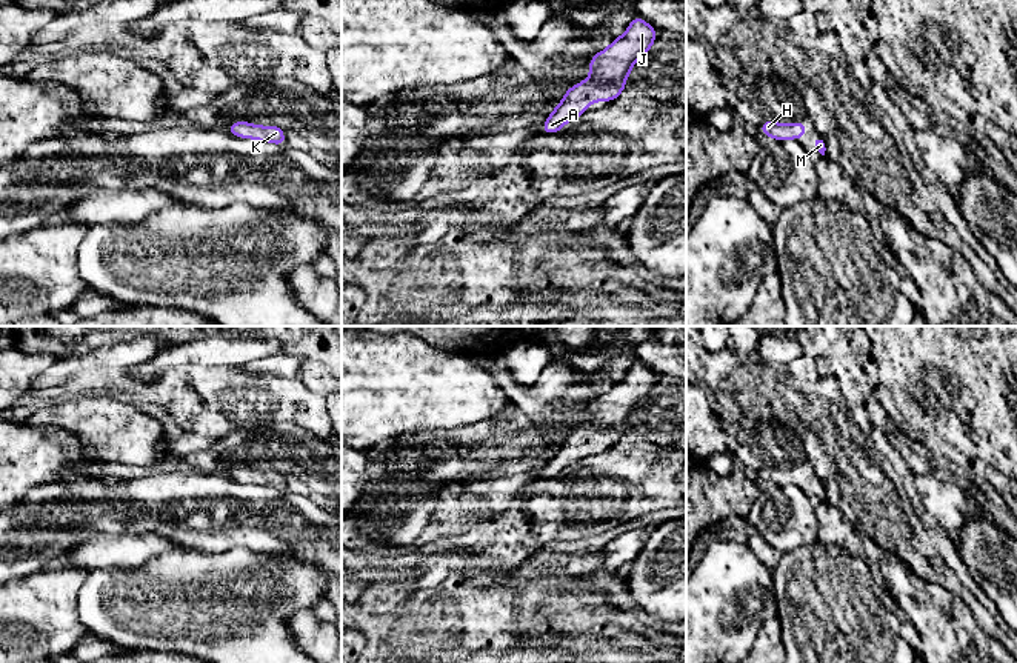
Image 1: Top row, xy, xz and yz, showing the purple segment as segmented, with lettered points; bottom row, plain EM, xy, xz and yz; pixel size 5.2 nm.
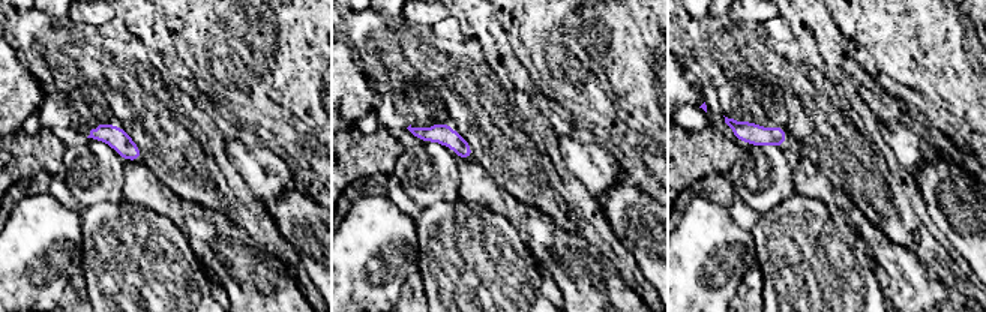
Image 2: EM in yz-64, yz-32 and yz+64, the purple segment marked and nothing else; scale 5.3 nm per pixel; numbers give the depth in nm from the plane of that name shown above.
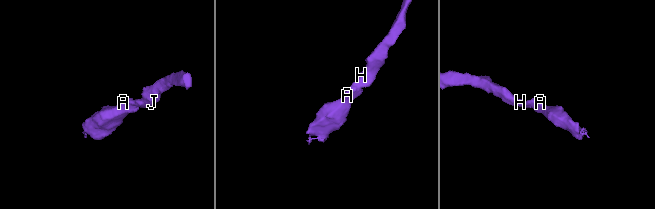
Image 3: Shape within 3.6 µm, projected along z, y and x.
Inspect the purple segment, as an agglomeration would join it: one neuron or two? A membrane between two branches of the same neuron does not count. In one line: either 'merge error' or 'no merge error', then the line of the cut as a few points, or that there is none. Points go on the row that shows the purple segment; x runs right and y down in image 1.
no merge error; no cut

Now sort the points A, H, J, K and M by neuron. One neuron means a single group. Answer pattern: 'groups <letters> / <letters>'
groups A H J K M

